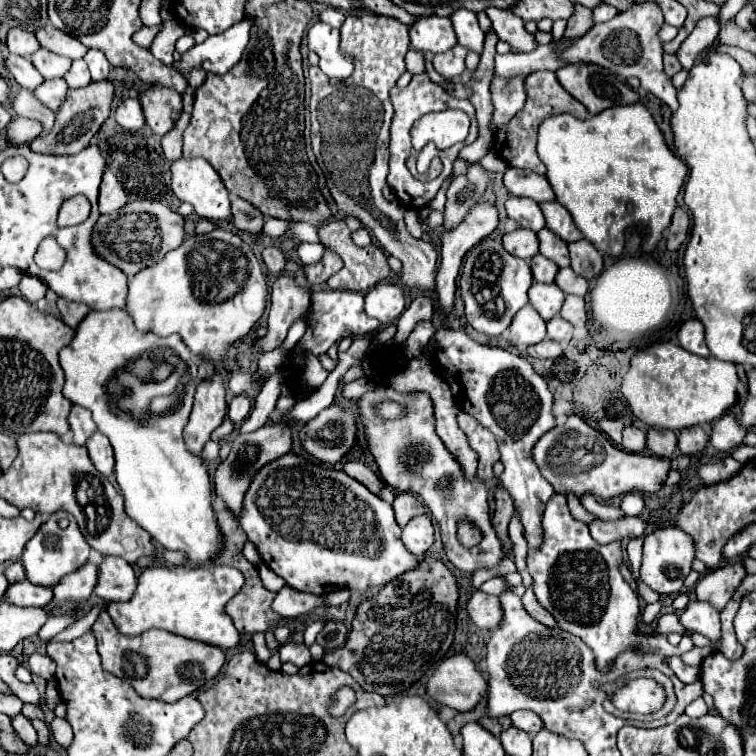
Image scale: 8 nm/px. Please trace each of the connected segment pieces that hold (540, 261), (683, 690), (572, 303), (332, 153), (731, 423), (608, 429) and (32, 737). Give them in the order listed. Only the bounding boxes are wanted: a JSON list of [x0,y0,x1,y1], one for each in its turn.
[[530,254,558,282],[662,676,702,726],[560,296,586,326],[310,14,436,342],[710,414,744,452],[598,418,624,446],[12,714,38,744]]

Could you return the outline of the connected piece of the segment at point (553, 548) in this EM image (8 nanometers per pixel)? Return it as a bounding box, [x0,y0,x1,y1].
[526,494,694,672]

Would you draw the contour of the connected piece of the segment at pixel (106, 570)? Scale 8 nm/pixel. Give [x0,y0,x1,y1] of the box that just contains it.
[94,556,136,600]

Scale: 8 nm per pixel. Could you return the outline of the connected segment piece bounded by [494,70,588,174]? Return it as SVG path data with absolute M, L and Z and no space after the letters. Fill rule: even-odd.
M544 70L544 72L532 72L530 76L526 76L526 94L528 94L526 106L502 130L498 130L498 134L494 138L494 150L502 158L506 158L506 162L510 166L526 168L526 170L544 174L546 166L542 164L542 160L536 154L536 132L538 132L540 122L544 118L548 118L548 116L562 114L562 112L574 114L576 118L586 118L588 116L588 108L584 104L580 104L578 100L574 100L562 86L558 86L556 74L548 72L548 70ZM502 142L506 142L506 148L502 148Z

